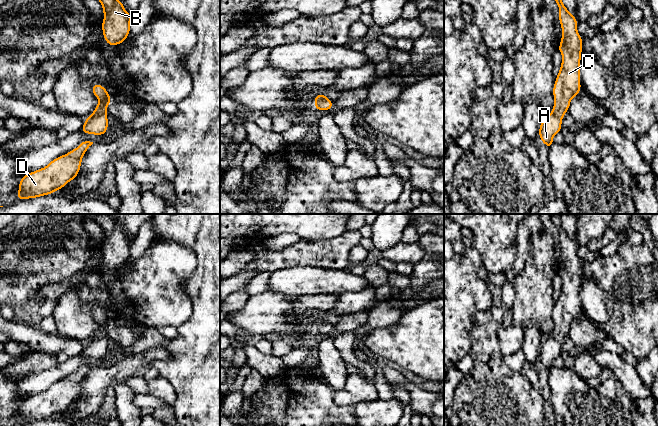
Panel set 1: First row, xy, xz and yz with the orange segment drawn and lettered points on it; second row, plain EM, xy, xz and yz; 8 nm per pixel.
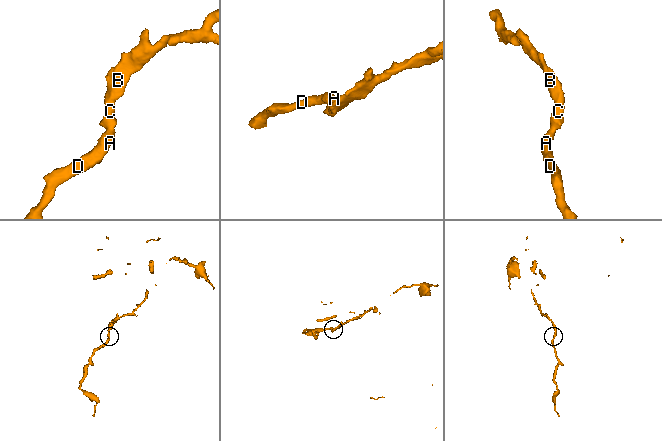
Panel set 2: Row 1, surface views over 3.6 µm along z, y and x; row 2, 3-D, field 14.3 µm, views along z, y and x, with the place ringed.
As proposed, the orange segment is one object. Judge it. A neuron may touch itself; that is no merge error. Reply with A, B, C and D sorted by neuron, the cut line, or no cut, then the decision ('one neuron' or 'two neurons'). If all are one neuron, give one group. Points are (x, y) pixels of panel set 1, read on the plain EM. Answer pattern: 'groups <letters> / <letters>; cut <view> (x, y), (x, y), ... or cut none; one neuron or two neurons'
groups A B C D; cut none; one neuron

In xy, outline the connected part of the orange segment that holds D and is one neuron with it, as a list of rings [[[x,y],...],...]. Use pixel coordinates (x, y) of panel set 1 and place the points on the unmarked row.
[[[85,364],[76,373],[52,384],[46,391],[23,400],[19,406],[18,424],[49,419],[66,410],[77,401],[83,379],[92,368]]]

